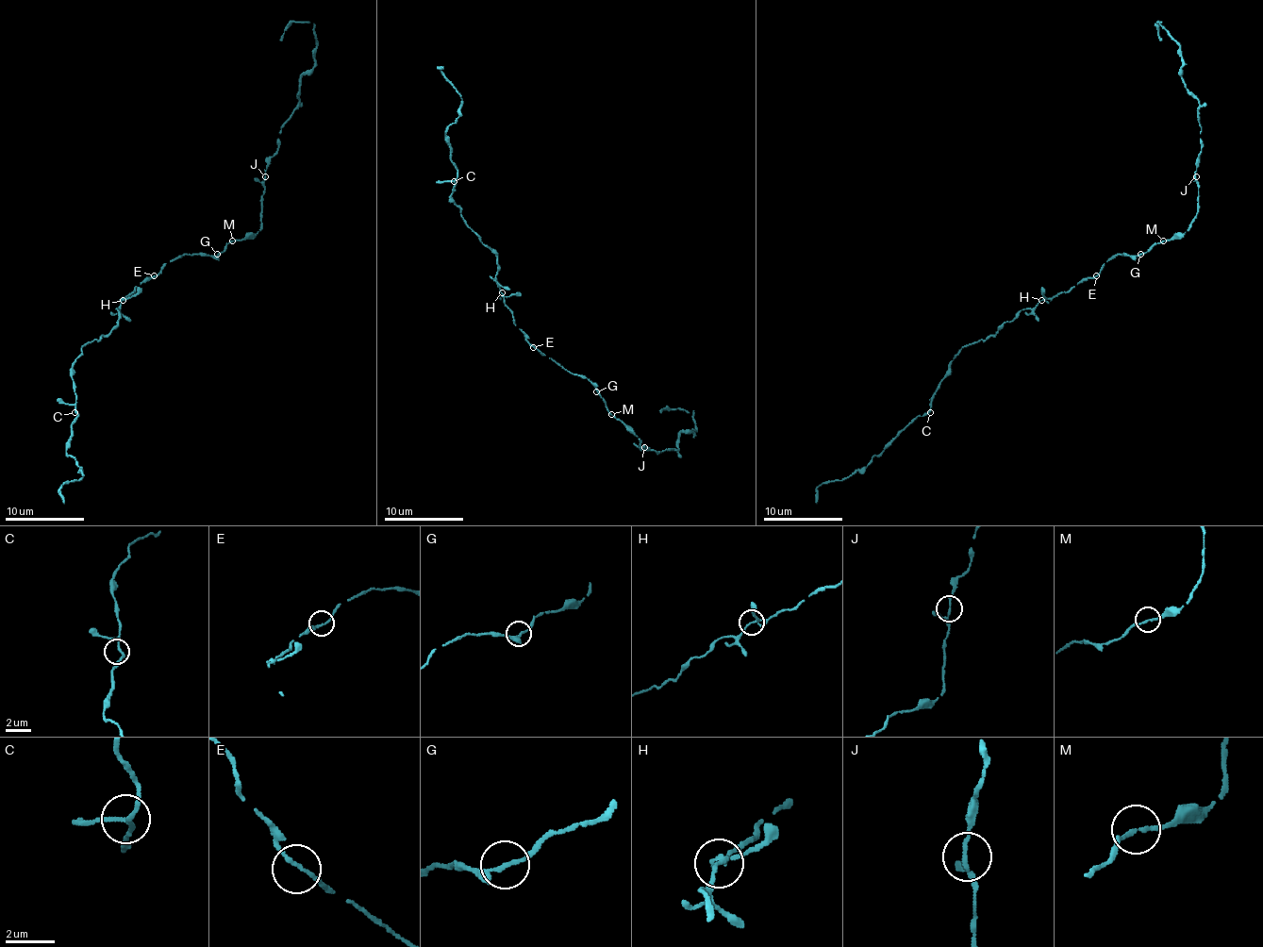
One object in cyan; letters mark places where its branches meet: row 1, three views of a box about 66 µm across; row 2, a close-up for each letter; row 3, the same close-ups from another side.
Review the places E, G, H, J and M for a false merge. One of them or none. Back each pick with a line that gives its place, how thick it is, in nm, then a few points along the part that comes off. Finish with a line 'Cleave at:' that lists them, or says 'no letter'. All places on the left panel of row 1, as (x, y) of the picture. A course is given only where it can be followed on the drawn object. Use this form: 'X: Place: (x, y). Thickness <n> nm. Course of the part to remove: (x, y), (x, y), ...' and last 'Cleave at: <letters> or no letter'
Cleave at: no letter

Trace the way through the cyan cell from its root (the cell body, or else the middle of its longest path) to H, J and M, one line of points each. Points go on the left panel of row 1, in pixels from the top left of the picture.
H: (161, 268), (156, 275), (145, 277), (122, 299)
J: (161, 268), (185, 254), (217, 256), (233, 240), (251, 238), (260, 228), (265, 176)
M: (161, 268), (185, 254), (217, 256), (233, 240)

